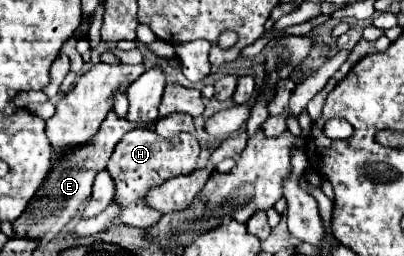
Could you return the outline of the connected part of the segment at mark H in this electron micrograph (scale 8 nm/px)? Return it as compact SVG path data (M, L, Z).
M133 129L123 135L119 141L119 147L115 147L107 171L115 179L115 197L113 201L121 207L121 215L113 223L123 223L129 227L137 229L147 229L155 225L161 219L159 211L151 211L147 207L147 191L151 187L157 187L165 183L171 177L177 175L189 175L197 167L197 157L199 157L199 143L191 133L181 133L173 139L161 139L155 131L149 129Z

